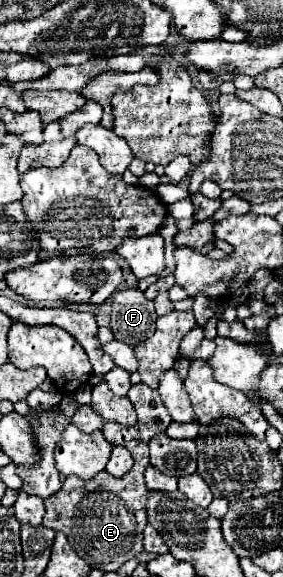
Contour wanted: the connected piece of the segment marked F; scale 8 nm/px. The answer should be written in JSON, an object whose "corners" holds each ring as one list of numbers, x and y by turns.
{"corners":[[121,289,113,295,111,331,117,341,135,343,151,337,155,331,155,307,141,289]]}

